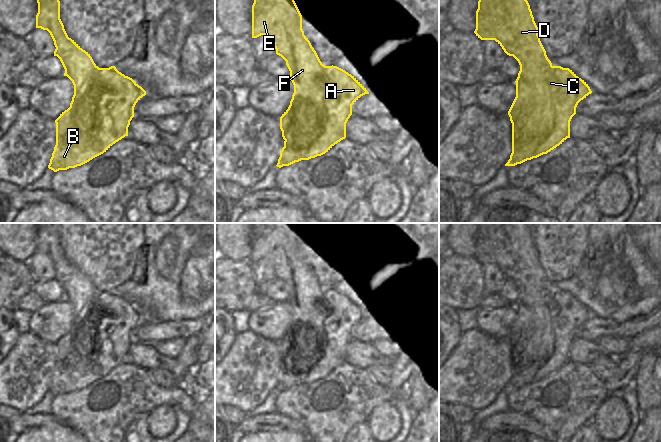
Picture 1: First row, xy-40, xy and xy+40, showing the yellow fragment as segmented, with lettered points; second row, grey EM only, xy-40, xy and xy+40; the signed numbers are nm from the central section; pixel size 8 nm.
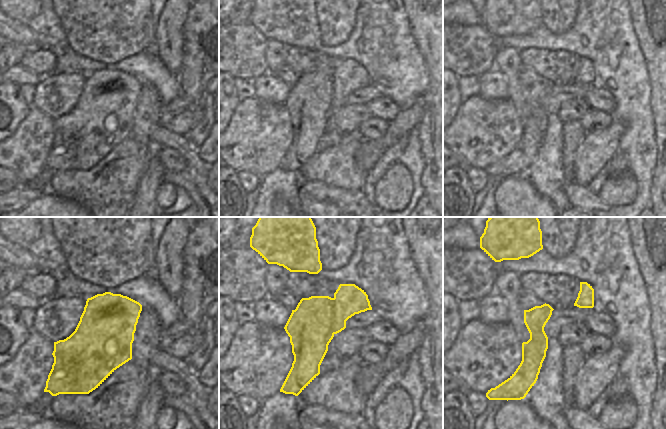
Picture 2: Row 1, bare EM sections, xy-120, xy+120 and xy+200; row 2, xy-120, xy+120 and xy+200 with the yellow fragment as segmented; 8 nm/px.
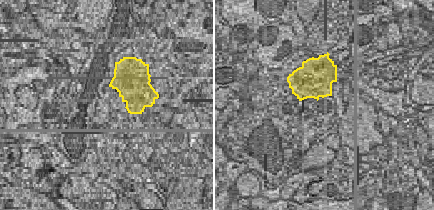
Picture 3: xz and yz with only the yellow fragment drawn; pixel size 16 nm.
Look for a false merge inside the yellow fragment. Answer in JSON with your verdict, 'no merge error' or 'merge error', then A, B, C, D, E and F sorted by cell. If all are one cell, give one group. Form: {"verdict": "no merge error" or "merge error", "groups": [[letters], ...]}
{"verdict": "merge error", "groups": [["A", "B"], ["C", "D", "E", "F"]]}

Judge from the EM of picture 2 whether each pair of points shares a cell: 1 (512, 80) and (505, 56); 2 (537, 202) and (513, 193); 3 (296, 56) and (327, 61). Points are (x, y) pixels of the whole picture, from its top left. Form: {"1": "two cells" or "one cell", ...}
{"1": "one cell", "2": "one cell", "3": "one cell"}

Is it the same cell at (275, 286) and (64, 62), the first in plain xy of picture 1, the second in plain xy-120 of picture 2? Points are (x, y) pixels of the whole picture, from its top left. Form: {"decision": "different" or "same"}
{"decision": "different"}

